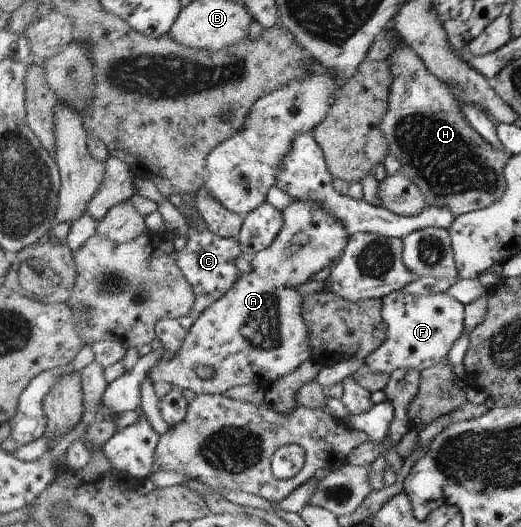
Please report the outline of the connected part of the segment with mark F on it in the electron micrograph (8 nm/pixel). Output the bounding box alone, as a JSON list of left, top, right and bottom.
[364,291,466,374]

